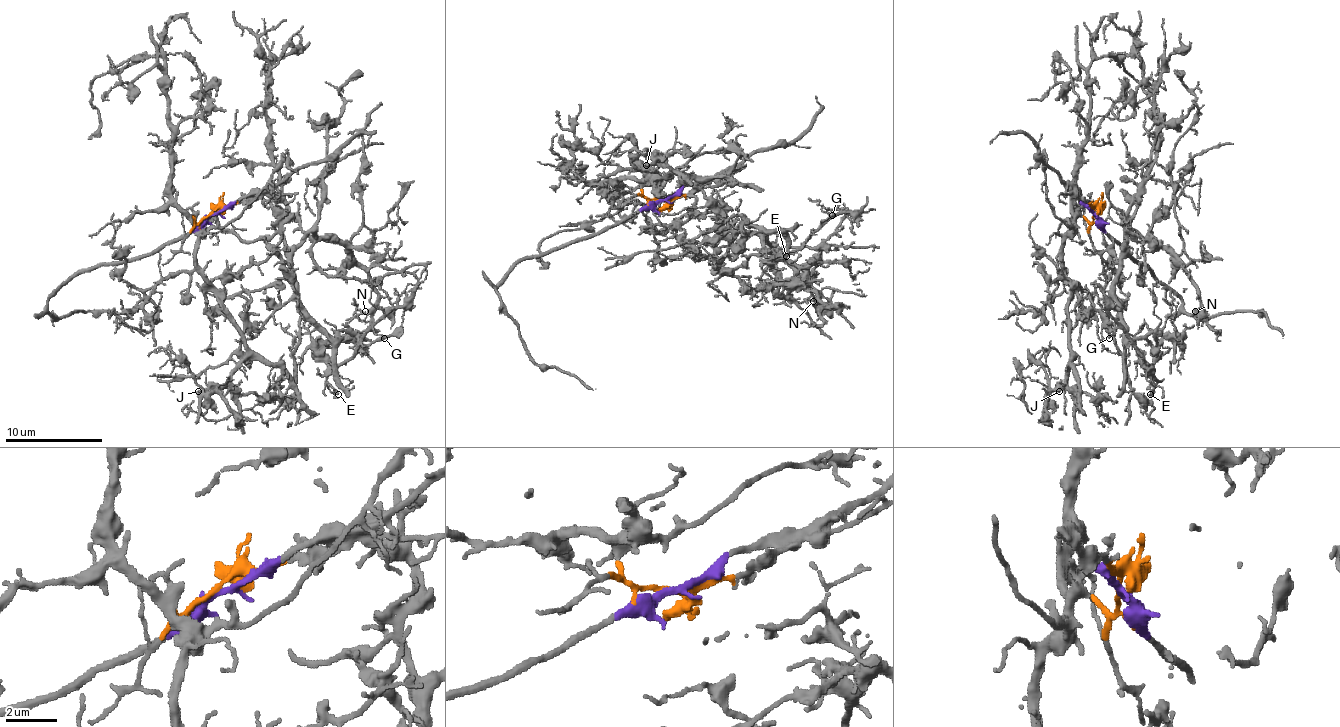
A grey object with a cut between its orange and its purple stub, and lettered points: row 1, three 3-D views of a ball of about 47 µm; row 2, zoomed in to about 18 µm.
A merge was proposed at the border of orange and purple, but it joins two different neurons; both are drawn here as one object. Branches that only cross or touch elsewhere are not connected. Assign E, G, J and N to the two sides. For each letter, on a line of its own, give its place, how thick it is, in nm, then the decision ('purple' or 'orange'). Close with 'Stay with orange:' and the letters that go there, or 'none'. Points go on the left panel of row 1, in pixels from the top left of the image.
E: place (338, 394); calibre 180 nm; orange
G: place (384, 338); calibre 110 nm; orange
J: place (198, 391); calibre 150 nm; orange
N: place (365, 311); calibre 180 nm; orange
Stay with orange: E, G, J, N

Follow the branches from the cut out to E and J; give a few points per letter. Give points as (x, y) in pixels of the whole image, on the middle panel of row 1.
E: (660, 200), (643, 168), (694, 200), (702, 231), (743, 219), (779, 231), (772, 255), (787, 255)
J: (660, 200), (646, 197), (641, 185), (643, 168), (670, 175), (694, 175), (646, 165)

